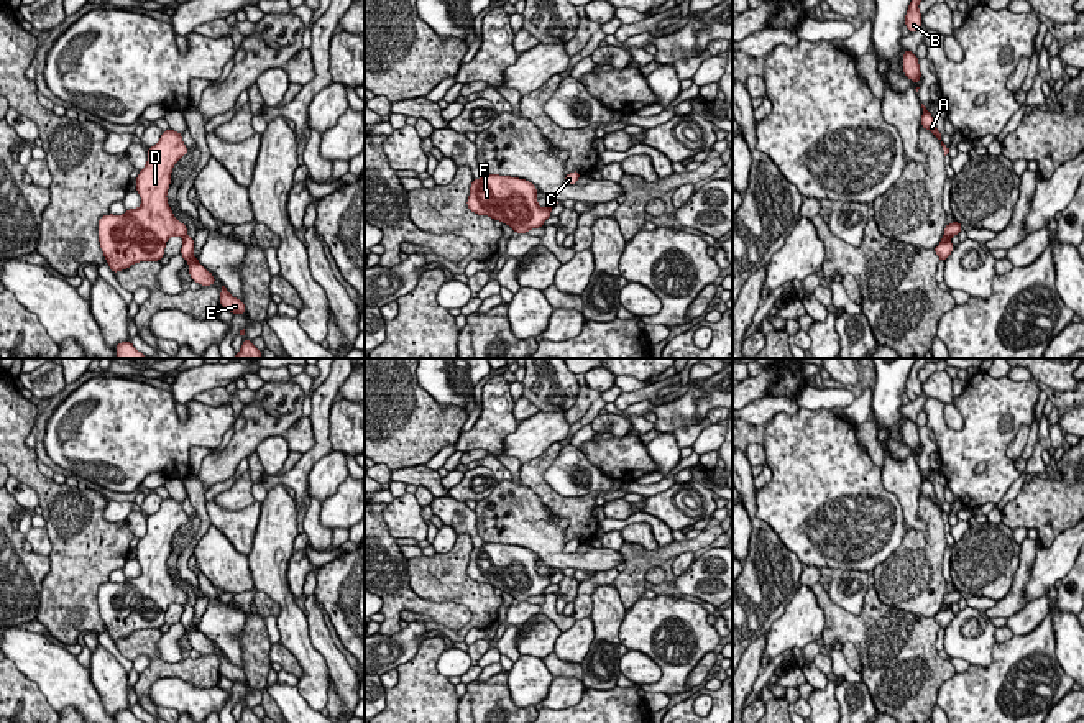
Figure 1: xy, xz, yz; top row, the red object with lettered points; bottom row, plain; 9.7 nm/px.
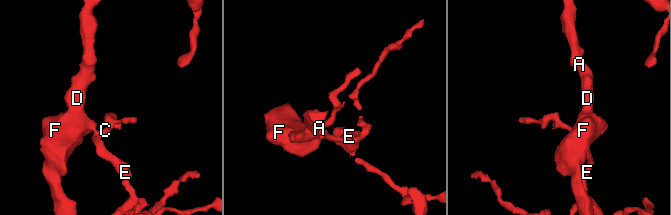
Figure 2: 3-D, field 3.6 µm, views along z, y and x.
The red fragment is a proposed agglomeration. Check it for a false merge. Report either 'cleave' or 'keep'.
cleave

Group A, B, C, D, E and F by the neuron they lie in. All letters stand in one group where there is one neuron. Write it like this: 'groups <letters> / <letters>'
groups A B D F / C E

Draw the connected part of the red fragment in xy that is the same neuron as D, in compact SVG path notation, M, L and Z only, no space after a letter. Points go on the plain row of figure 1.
M163 500L159 509L148 516L146 534L135 549L141 573L99 587L100 618L113 642L133 631L159 629L169 605L187 603L187 595L174 585L166 567L172 536L186 523L182 501Z

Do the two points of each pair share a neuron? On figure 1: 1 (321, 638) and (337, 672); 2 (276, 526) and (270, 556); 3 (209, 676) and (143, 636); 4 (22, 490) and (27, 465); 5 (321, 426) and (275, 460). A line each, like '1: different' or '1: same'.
1: same
2: same
3: same
4: different
5: different

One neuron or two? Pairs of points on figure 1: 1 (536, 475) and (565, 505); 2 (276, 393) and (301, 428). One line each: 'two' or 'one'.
1: one
2: two

